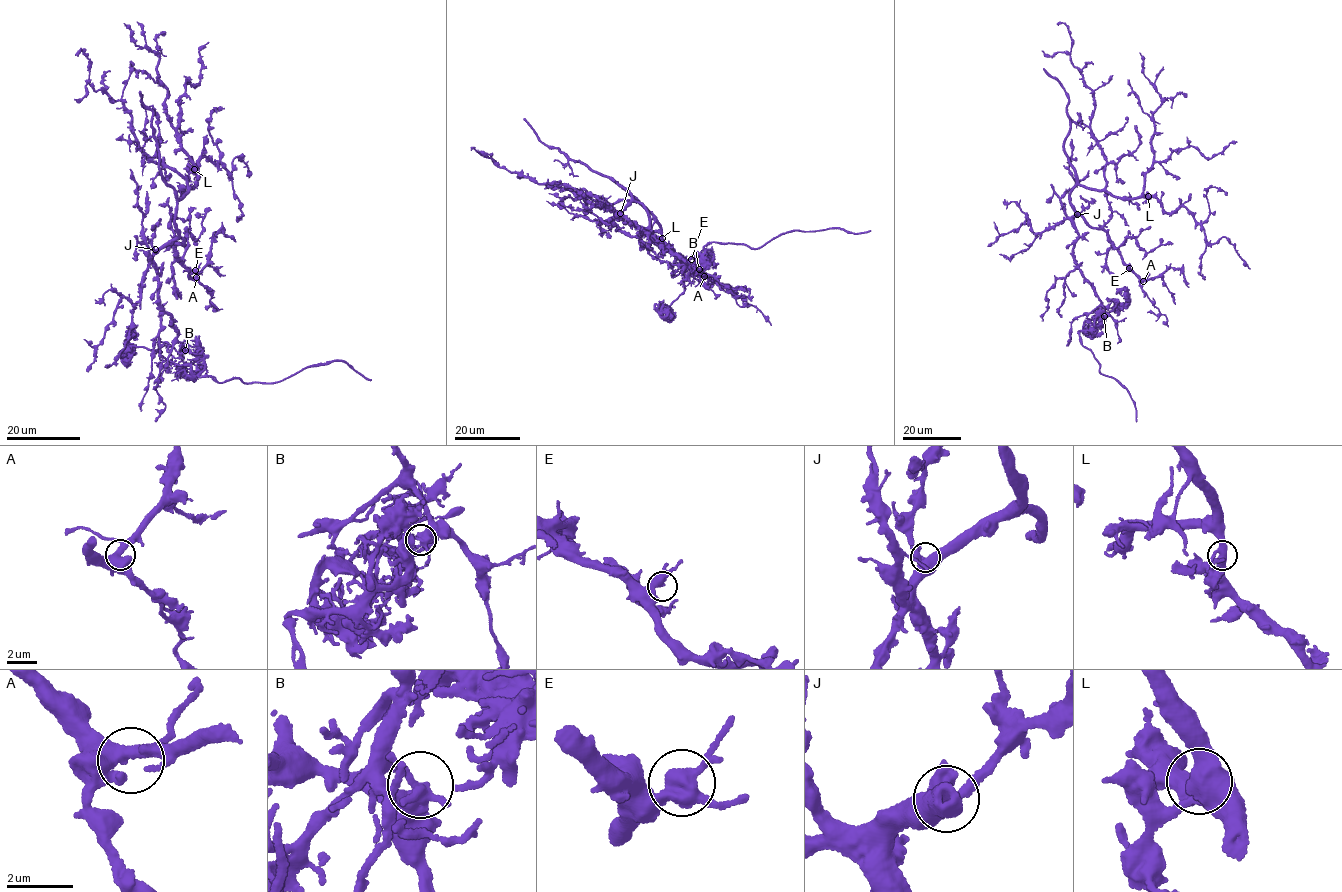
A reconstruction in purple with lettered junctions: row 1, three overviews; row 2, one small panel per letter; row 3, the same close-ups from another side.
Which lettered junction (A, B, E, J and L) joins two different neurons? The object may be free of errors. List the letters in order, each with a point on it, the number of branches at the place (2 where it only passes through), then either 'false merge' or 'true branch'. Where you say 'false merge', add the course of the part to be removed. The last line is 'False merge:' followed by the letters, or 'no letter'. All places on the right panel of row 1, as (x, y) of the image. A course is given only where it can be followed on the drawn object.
A: at (1143, 281); 3 branches meet; true branch
B: at (1104, 316); 3 branches meet; false merge; foreign part runs (1104, 316), (1095, 316), (1092, 328), (1078, 331), (1082, 344), (1101, 365), (1101, 373), (1128, 391), (1137, 421)
E: at (1129, 268); 3 branches meet; true branch
J: at (1077, 214); 3 branches meet; true branch
L: at (1148, 196); 3 branches meet; true branch
False merge: B

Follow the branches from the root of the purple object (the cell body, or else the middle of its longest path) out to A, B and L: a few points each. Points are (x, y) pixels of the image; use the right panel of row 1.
A: (1078, 232), (1073, 217), (1079, 214), (1090, 226), (1107, 233), (1108, 241), (1122, 262), (1143, 281)
B: (1078, 232), (1072, 250), (1073, 262), (1099, 298), (1104, 316)
L: (1078, 232), (1073, 219), (1078, 215), (1070, 202), (1071, 188), (1079, 185), (1106, 190), (1115, 196), (1148, 196)

